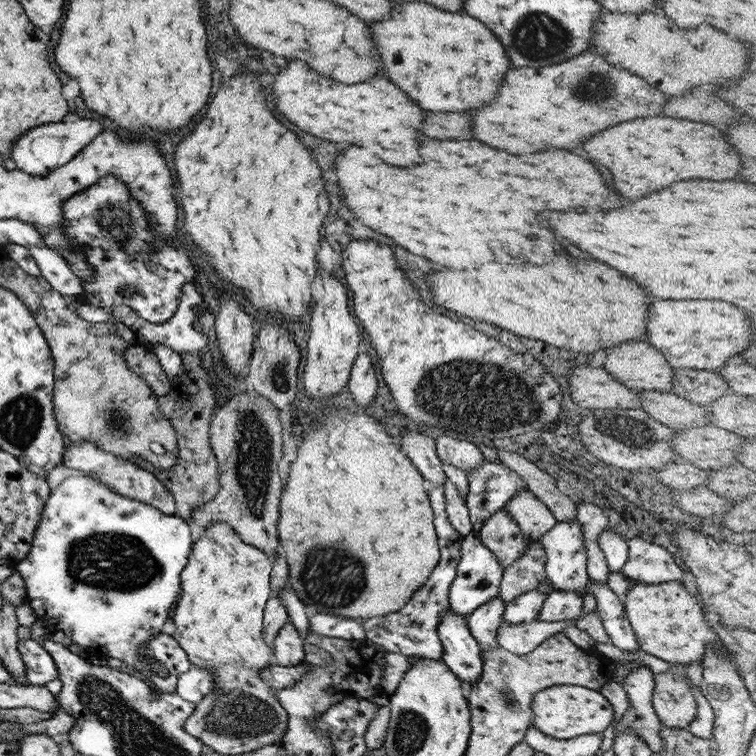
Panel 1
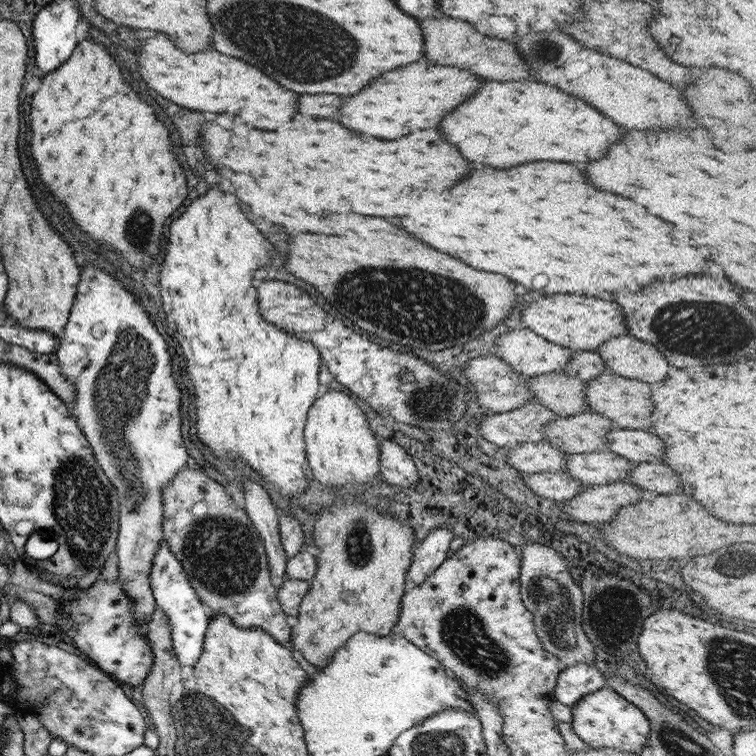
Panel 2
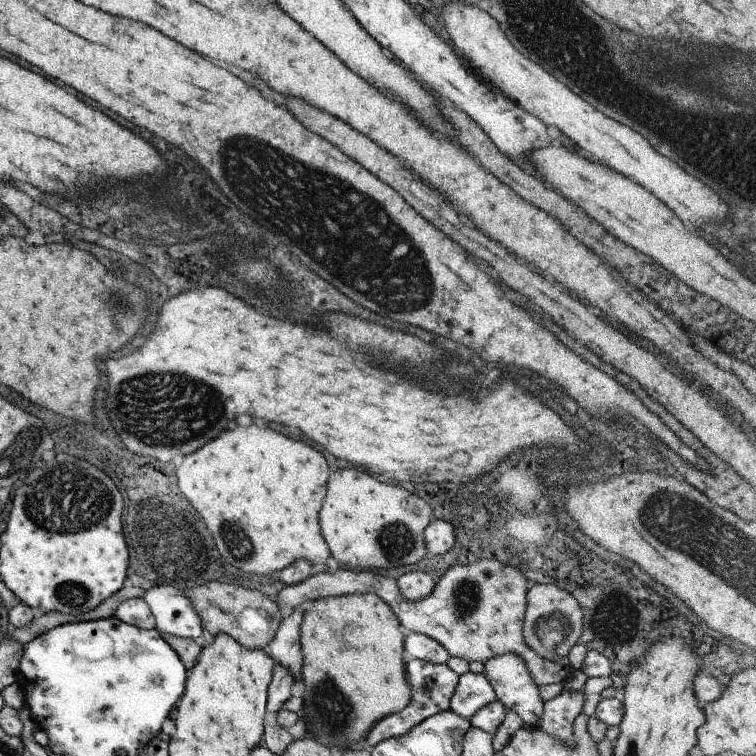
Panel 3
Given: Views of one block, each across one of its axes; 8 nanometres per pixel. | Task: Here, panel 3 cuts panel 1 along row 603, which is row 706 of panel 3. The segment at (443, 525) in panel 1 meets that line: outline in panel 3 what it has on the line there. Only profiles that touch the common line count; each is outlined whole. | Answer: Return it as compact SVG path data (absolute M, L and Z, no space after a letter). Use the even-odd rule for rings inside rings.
M405 657L404 665L405 678L407 678L407 684L411 688L411 700L399 712L385 716L385 718L377 720L371 726L371 730L367 732L367 736L362 741L362 744L366 748L372 748L379 741L388 738L399 738L406 732L409 732L414 726L429 718L429 716L433 716L433 714L437 714L437 712L442 712L443 710L448 710L451 695L459 680L458 674L449 670L446 664L435 664L421 659L411 659L410 657Z

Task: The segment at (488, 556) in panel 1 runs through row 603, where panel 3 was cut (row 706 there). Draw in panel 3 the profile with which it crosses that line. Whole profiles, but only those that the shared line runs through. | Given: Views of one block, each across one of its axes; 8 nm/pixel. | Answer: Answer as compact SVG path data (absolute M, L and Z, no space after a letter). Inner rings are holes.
M467 671L458 677L459 680L448 706L448 710L453 714L469 720L475 714L475 710L496 700L493 689L489 686L484 674Z

